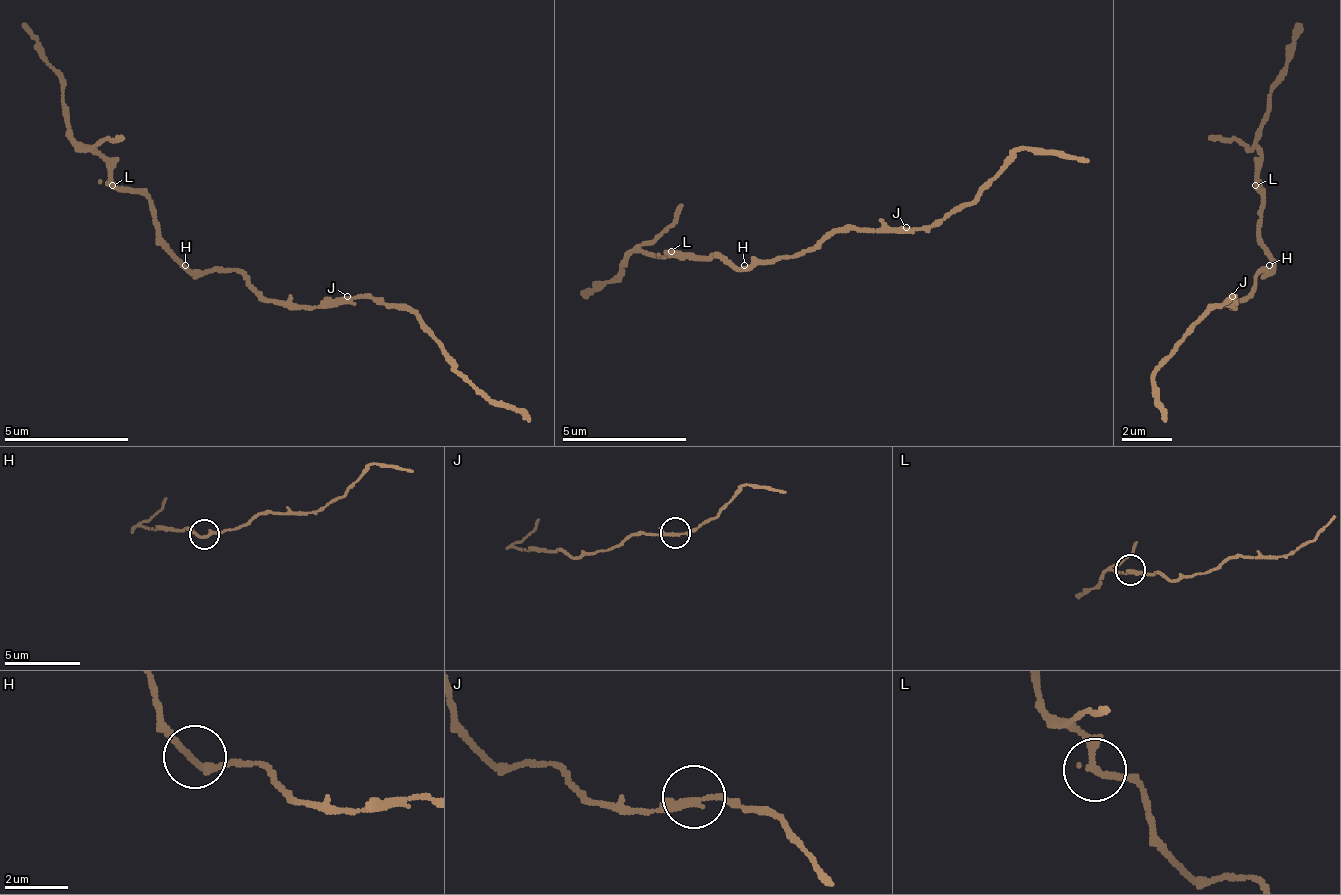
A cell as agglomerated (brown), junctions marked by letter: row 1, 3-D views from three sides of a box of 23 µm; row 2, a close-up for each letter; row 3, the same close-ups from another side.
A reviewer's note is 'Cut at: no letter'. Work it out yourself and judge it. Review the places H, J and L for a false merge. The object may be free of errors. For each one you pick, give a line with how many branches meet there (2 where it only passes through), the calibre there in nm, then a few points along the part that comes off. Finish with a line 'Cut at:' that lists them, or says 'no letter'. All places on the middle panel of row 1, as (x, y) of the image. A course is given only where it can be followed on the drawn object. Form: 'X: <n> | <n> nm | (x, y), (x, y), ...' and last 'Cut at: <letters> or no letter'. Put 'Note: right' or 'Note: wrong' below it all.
L: 2 | 220 nm | (669, 252), (632, 252), (619, 271), (582, 296)
Cut at: L
Note: wrong

